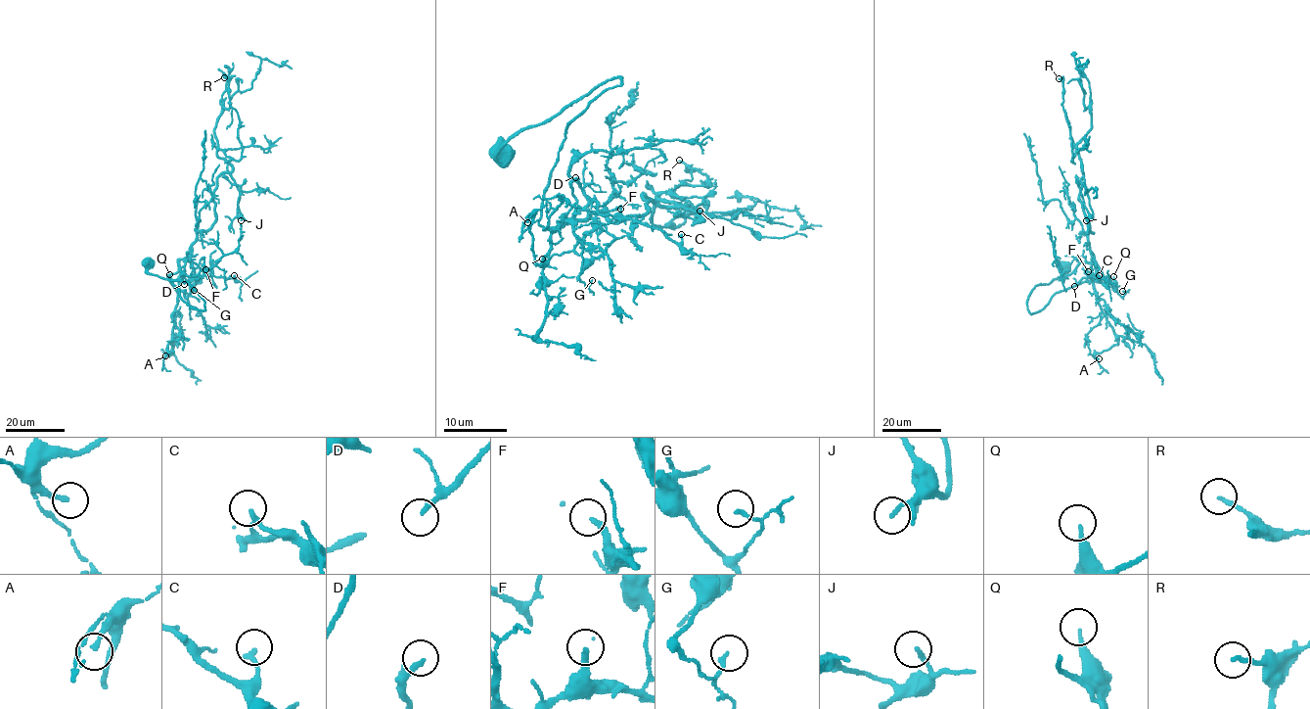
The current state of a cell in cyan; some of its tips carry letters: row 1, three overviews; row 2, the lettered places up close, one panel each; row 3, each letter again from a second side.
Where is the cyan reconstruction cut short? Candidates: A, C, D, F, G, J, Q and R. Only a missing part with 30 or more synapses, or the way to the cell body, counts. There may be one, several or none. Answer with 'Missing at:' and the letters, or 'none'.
Missing at: D

